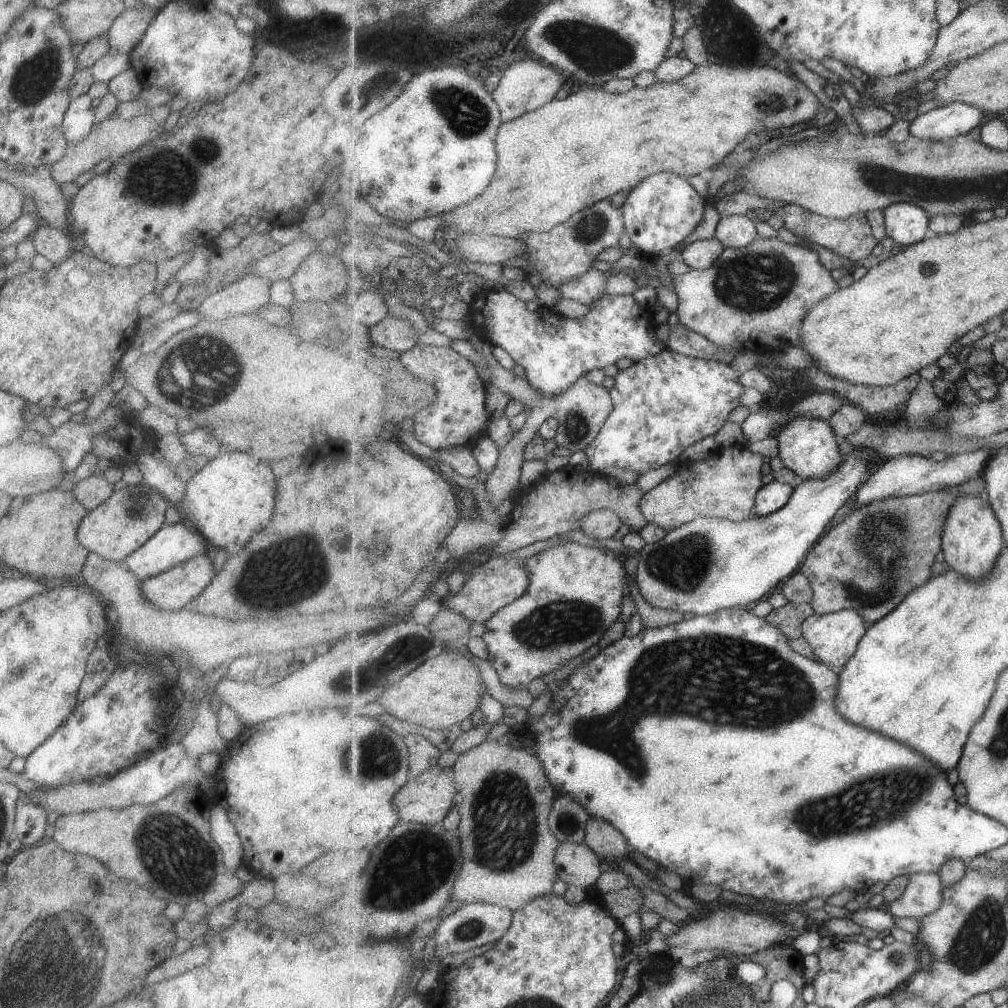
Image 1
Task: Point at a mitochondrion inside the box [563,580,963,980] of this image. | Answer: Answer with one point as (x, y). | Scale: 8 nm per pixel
(892, 792)

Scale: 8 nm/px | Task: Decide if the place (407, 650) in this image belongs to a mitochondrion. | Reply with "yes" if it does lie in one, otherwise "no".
yes

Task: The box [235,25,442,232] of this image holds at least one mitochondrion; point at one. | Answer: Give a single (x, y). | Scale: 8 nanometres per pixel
(382, 81)

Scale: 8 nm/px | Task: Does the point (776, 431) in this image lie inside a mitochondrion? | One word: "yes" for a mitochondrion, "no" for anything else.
no

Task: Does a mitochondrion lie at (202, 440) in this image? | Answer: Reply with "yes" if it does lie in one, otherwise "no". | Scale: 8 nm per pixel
no

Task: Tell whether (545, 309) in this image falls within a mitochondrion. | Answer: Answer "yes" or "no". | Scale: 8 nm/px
no

